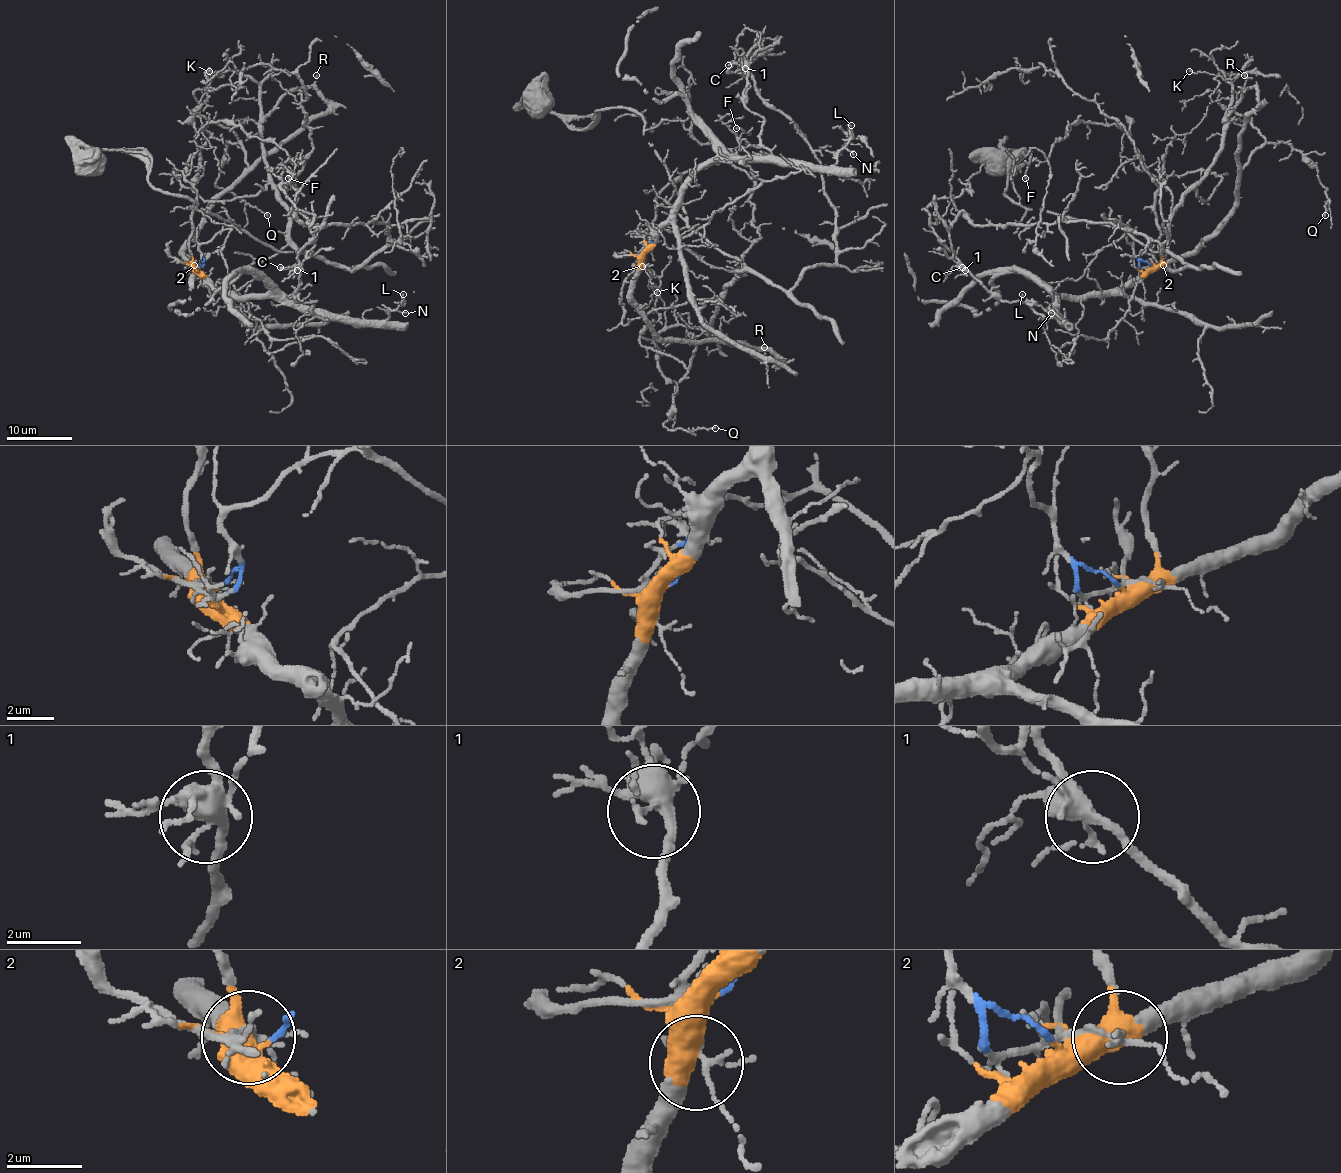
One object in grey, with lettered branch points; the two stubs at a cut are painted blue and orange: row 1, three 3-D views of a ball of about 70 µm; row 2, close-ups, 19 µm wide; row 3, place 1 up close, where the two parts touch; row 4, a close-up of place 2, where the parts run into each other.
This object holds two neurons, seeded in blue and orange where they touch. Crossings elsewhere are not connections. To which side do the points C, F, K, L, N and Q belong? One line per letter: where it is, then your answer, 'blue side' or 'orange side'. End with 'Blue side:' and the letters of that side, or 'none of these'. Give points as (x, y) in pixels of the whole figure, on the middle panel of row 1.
C: place (728, 65); orange side
F: place (736, 128); orange side
K: place (657, 292); blue side
L: place (851, 125); orange side
N: place (853, 154); orange side
Q: place (715, 428); orange side
Blue side: K

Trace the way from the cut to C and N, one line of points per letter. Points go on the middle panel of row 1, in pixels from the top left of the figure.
C: (646, 254), (678, 190), (699, 169), (771, 153), (760, 138), (763, 119), (745, 104), (747, 70), (727, 65)
N: (646, 254), (677, 202), (678, 190), (709, 163), (765, 161), (832, 166), (842, 150), (846, 148), (853, 154)

